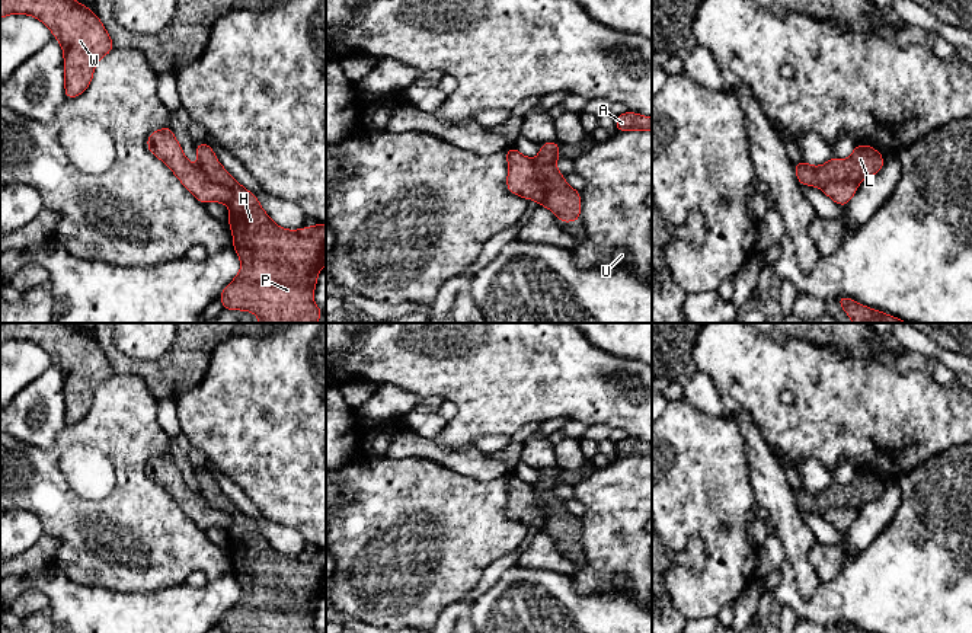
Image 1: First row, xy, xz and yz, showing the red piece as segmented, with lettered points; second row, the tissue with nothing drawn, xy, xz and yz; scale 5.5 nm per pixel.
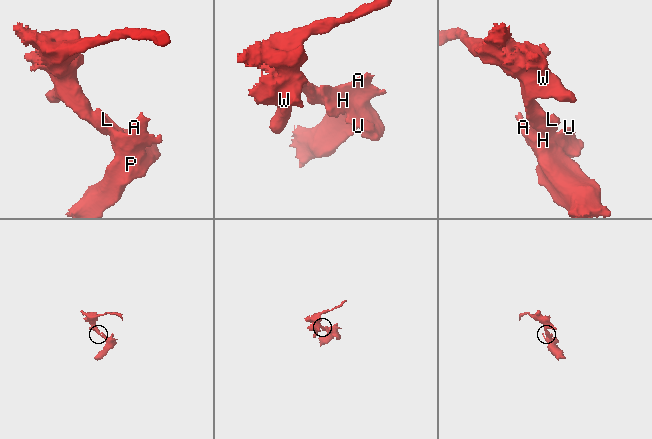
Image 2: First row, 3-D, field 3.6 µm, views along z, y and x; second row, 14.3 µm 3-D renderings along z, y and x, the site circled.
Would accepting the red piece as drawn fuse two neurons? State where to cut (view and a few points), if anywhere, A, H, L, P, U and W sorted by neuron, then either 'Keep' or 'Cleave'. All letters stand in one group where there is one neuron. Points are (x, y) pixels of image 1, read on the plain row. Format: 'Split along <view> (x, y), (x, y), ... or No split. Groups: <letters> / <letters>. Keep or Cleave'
Split along xy (200, 492), (210, 504), (223, 510), (230, 517), (230, 530). Groups: A H L P U / W. Cleave

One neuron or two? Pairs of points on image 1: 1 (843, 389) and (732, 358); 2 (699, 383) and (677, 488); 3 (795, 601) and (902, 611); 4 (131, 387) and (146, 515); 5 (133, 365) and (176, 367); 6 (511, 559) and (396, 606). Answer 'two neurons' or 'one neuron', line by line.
1: one neuron
2: two neurons
3: one neuron
4: one neuron
5: one neuron
6: two neurons

